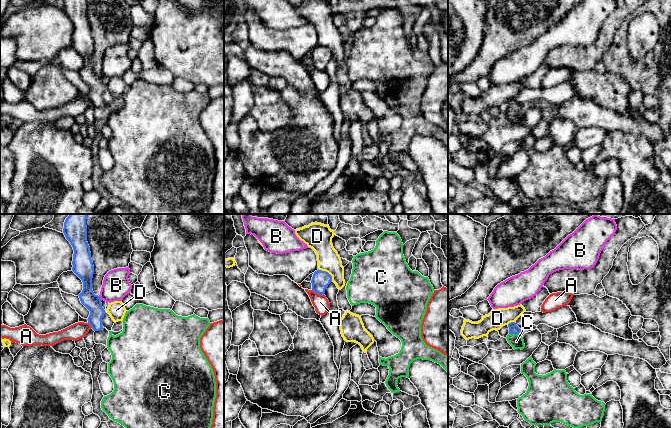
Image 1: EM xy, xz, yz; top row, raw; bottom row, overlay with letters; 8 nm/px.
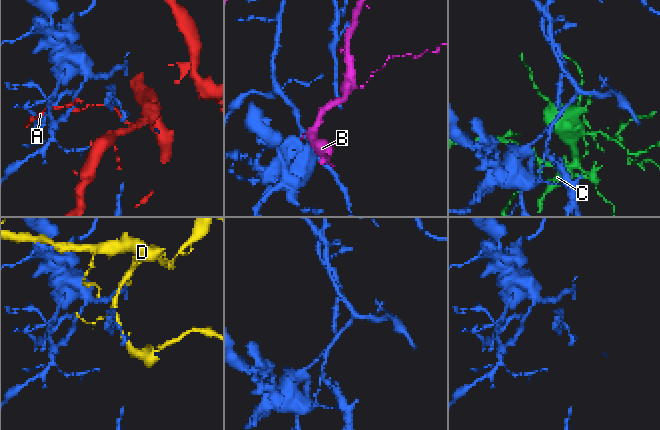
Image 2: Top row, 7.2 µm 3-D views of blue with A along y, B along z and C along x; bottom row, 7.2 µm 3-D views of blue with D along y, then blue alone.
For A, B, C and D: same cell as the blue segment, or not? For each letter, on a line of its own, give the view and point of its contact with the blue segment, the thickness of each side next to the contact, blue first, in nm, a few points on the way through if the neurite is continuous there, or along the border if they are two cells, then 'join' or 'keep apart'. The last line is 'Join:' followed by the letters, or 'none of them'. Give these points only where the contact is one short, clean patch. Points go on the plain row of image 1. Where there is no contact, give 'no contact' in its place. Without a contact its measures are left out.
A: xz (318, 69) | 140/120 nm | keep apart
B: xy (99, 74) | 140/220 nm | keep apart
C: yz (515, 109) | 80/110 nm | across yz (513, 104), (515, 109), (516, 117) | join
D: xz (327, 48) | 140/180 nm | along xz (318, 44), (326, 47), (331, 52), (332, 57) | keep apart
Join: C

